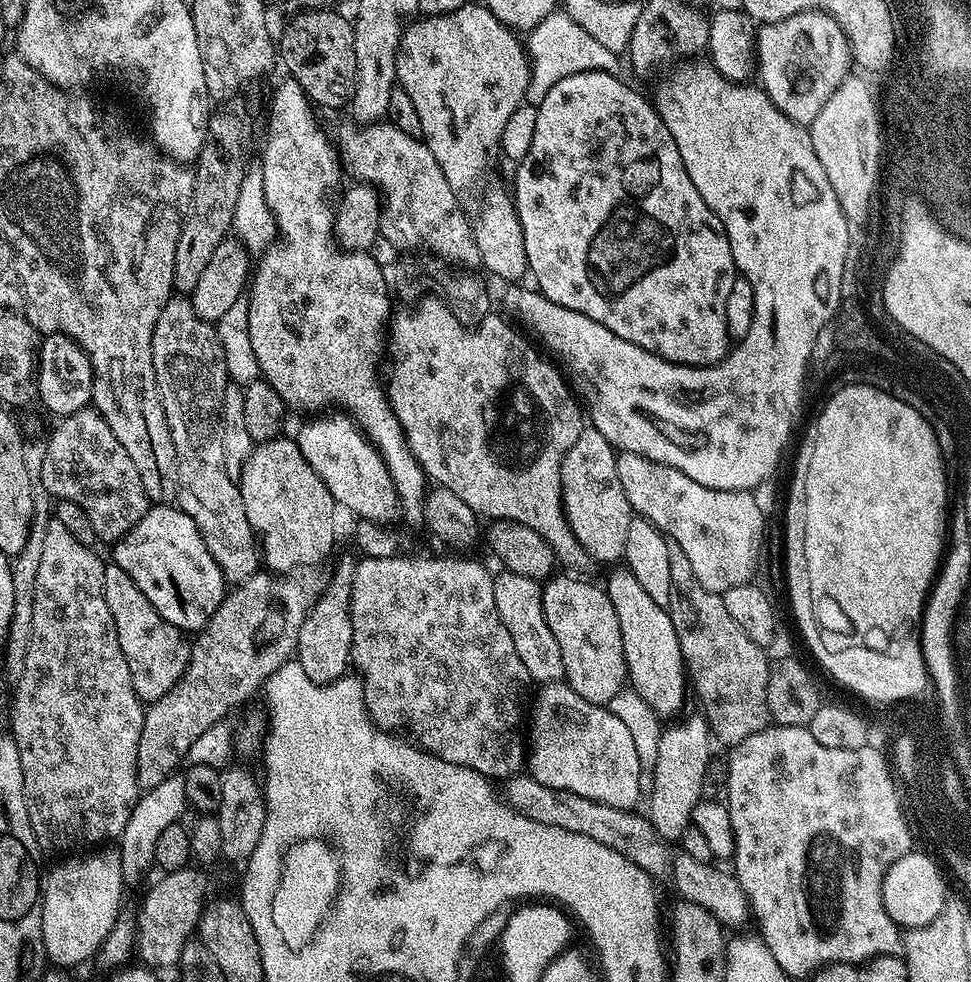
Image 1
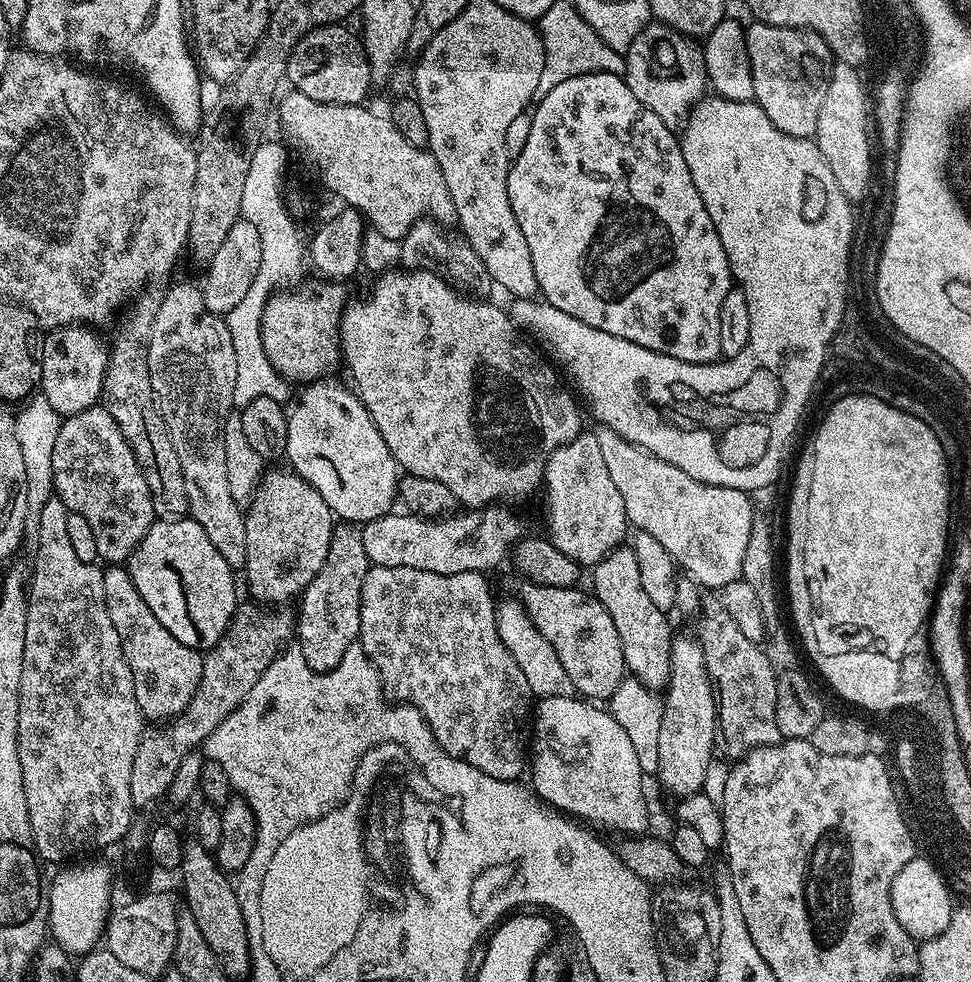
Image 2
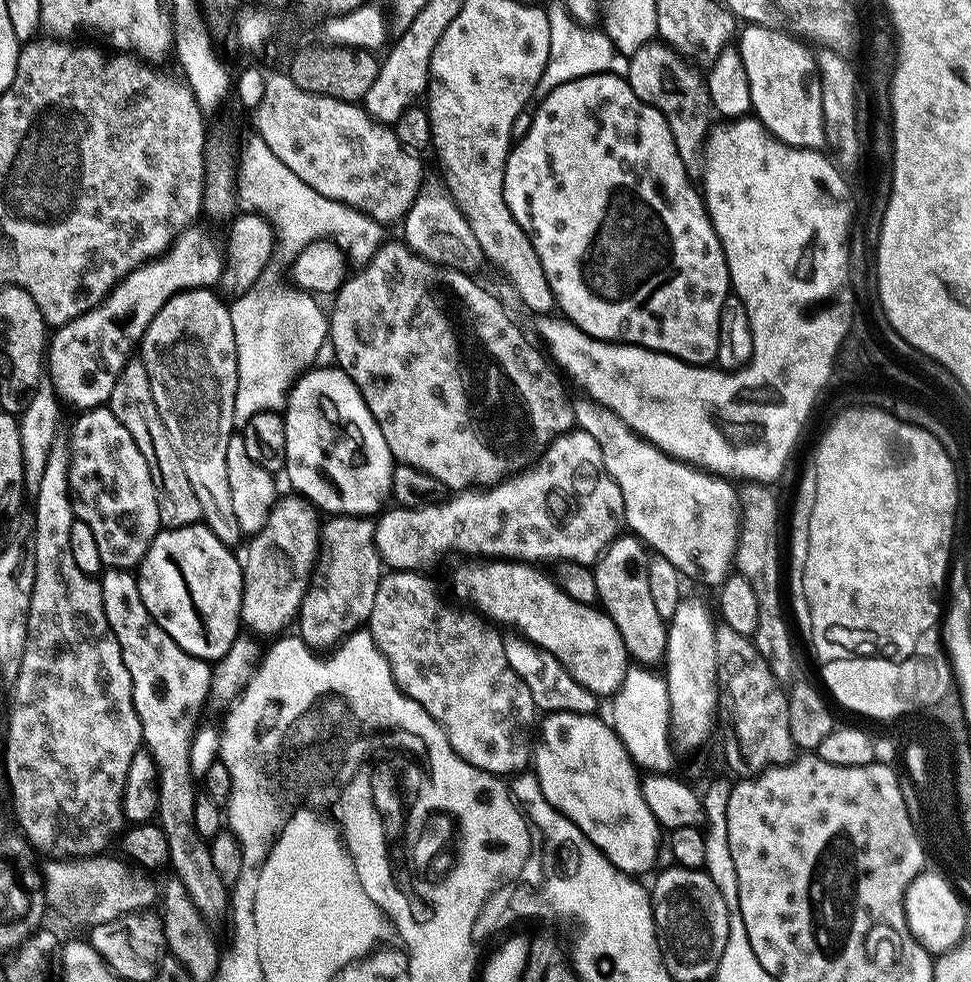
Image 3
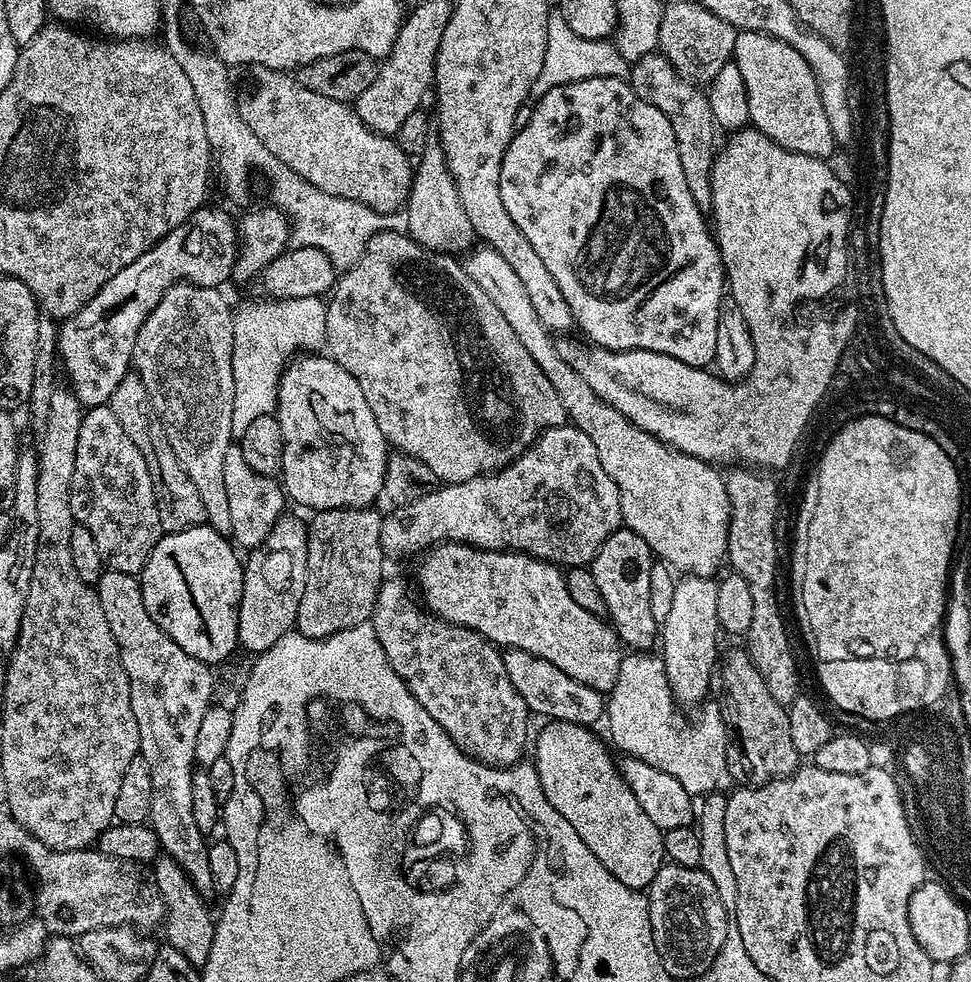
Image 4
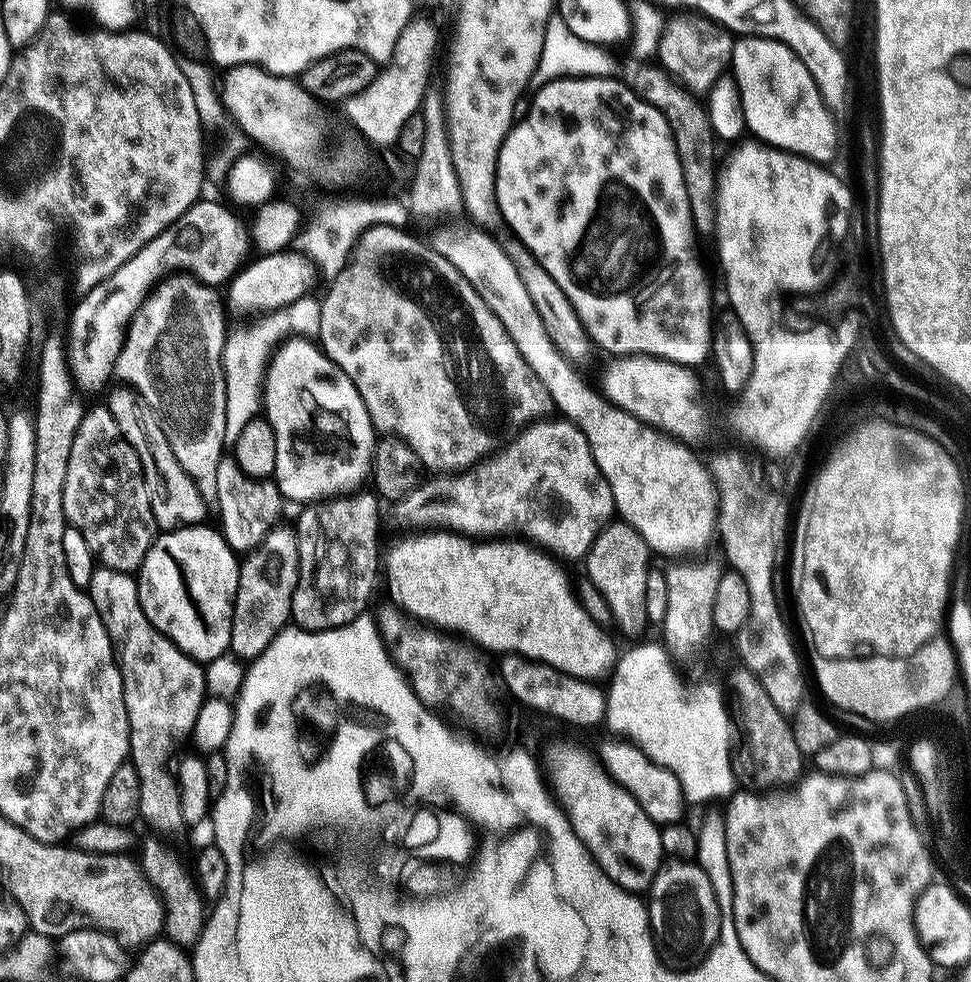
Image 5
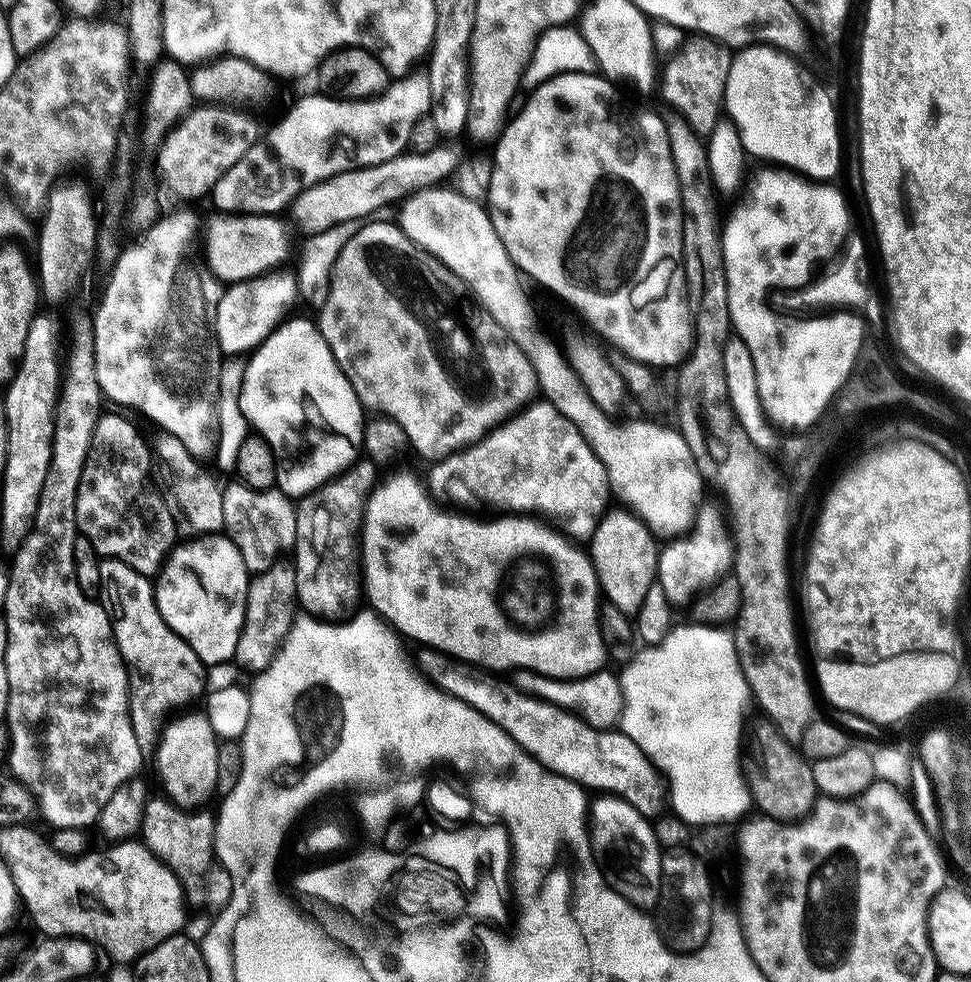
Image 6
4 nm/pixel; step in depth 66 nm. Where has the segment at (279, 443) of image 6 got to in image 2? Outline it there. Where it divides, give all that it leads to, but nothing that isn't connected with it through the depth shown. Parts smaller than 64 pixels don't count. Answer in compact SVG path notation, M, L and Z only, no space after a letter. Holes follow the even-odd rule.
M321 378L311 381L311 383L305 387L308 389L301 394L300 401L296 404L296 409L291 409L288 417L286 460L292 463L289 465L297 476L301 476L303 480L310 482L310 486L314 486L314 490L318 490L318 494L324 496L324 501L330 506L333 517L339 518L344 522L363 522L365 520L373 520L374 518L382 518L393 511L394 505L398 500L398 465L396 459L390 454L390 450L386 446L382 434L378 434L378 426L374 426L374 422L370 418L370 414L366 410L366 406L361 402L359 396L356 395L351 387L343 388L338 381L332 379L336 378Z

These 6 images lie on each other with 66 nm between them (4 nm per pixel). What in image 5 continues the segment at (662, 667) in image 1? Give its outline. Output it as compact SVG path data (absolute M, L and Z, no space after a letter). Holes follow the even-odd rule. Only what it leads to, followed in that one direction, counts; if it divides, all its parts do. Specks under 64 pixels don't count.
M623 522L607 524L590 546L586 557L587 579L602 594L602 598L606 598L615 627L620 627L628 636L636 636L632 638L643 637L640 635L644 628L649 627L646 614L646 582L650 571L648 563L652 559L653 553L638 534L638 530Z

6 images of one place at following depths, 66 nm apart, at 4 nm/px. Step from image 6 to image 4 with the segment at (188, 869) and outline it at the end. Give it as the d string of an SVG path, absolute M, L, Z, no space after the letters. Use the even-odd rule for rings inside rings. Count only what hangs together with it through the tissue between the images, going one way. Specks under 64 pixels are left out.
M161 855L151 865L150 871L156 879L160 900L164 903L164 936L167 947L186 954L191 964L203 966L208 957L210 946L214 943L214 916L204 905L205 897L190 882L188 875L170 856Z

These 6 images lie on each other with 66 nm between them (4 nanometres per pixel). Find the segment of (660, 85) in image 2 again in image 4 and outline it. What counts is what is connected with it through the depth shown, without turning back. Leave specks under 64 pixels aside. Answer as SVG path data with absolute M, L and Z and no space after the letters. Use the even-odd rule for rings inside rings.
M661 54L643 56L635 61L630 68L630 83L638 98L650 102L650 106L666 114L666 122L670 122L670 127L674 129L674 142L678 142L678 159L682 162L682 174L686 174L686 186L690 186L690 194L694 194L694 202L699 208L711 209L712 162L717 154L712 143L716 140L718 125L707 91L680 73Z

